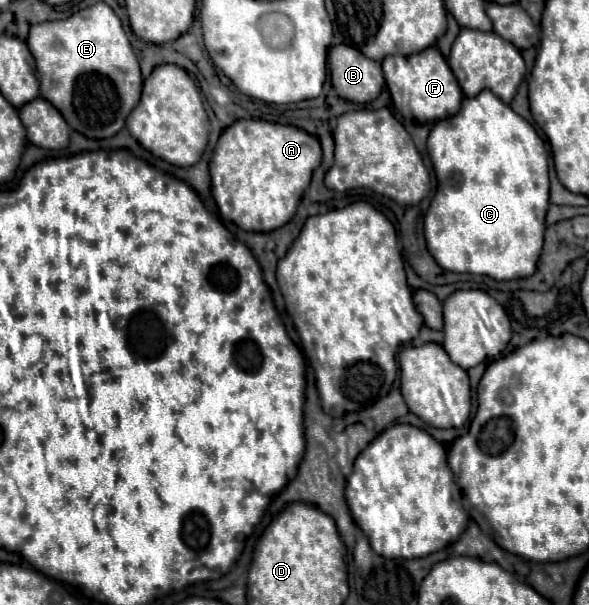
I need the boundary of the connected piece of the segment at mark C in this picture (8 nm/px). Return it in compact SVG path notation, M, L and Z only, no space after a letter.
M482 90L474 98L466 96L462 100L462 108L460 108L458 114L454 114L452 118L444 118L444 120L434 122L434 126L430 130L430 136L428 136L428 152L430 152L430 160L434 164L438 188L436 188L432 204L430 204L430 208L426 212L426 218L424 218L424 234L426 234L428 250L434 256L434 260L444 270L470 272L470 274L490 276L494 280L514 280L514 278L530 276L536 270L536 260L540 256L542 242L544 242L544 216L546 216L546 210L548 210L548 186L550 186L546 146L544 146L544 140L534 130L534 126L530 122L526 122L522 116L518 116L508 104L504 104L500 98L496 98L490 90Z

